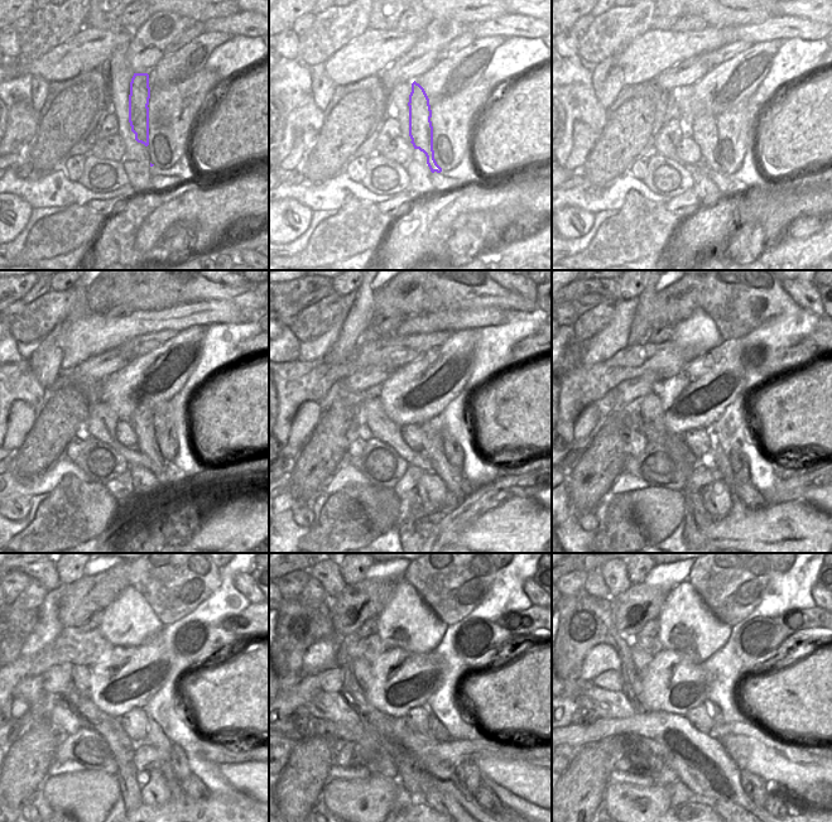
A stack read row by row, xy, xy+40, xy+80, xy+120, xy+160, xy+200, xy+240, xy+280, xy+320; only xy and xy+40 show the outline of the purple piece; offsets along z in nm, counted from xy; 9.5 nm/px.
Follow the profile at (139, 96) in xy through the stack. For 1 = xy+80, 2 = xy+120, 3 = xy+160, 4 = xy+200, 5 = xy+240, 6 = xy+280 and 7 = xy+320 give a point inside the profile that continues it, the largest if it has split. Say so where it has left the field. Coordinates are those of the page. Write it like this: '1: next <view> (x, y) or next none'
1: next xy+80 (703, 130)
2: next xy+120 (143, 422)
3: next xy+160 (432, 446)
4: next xy+200 (745, 491)
5: next xy+240 (192, 786)
6: next xy+280 (485, 797)
7: next xy+320 (777, 807)

